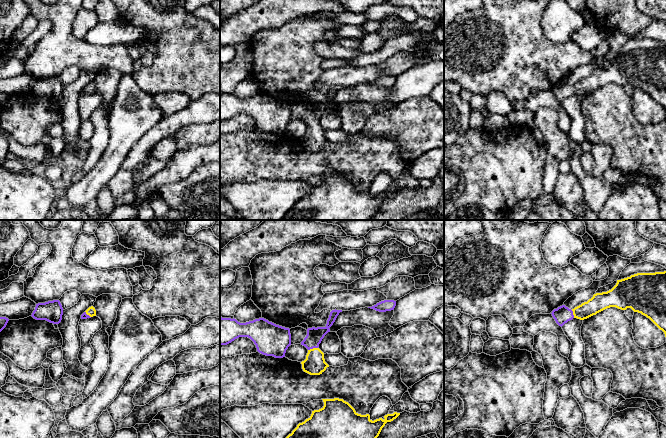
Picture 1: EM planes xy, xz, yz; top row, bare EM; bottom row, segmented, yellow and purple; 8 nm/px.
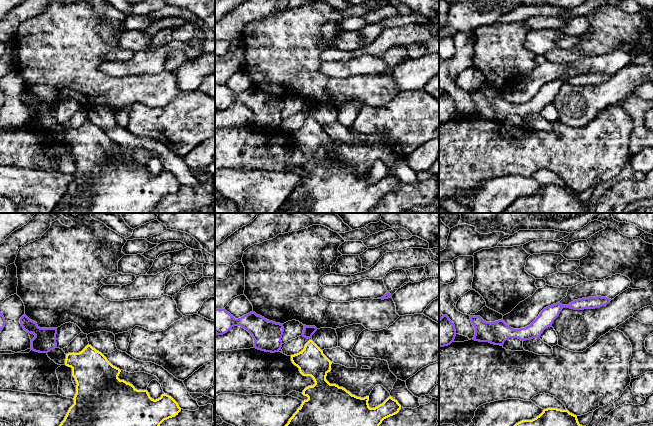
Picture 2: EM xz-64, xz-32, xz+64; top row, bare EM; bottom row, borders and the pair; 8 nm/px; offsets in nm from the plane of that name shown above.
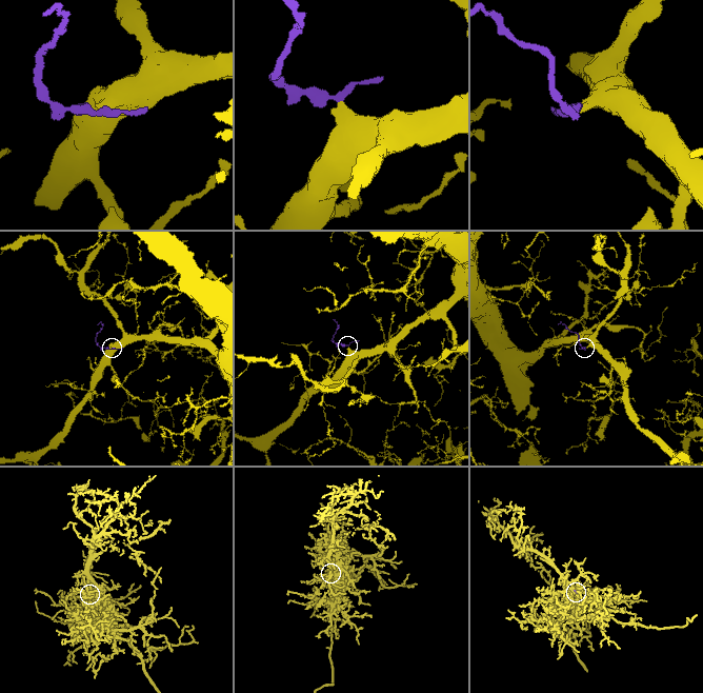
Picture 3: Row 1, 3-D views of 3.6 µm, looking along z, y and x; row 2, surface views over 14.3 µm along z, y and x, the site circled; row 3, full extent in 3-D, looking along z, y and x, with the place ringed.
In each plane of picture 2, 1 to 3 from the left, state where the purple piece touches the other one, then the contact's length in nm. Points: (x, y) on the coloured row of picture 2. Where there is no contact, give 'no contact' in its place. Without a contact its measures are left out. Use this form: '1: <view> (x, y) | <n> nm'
1: no contact
2: no contact
3: no contact

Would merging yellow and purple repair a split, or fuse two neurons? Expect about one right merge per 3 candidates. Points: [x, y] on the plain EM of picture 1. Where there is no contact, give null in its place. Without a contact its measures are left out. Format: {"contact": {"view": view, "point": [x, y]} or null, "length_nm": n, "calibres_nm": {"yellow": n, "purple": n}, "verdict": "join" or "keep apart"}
{"contact": {"view": "xz", "point": [313, 124]}, "length_nm": 80, "calibres_nm": {"yellow": 170, "purple": 130}, "verdict": "join"}

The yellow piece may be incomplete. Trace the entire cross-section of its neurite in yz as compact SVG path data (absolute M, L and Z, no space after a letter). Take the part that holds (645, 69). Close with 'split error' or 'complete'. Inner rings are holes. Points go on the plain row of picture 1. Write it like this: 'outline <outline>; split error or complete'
outline M666 47L637 49L617 56L611 66L594 70L587 78L572 86L562 81L551 90L562 103L573 94L584 96L610 83L621 86L631 84L641 89L662 106L666 113Z; split error

